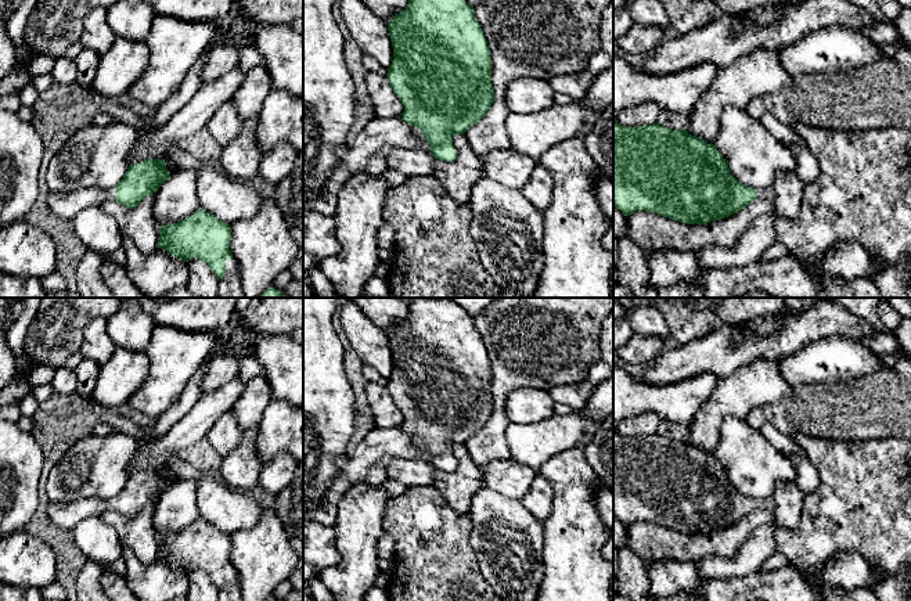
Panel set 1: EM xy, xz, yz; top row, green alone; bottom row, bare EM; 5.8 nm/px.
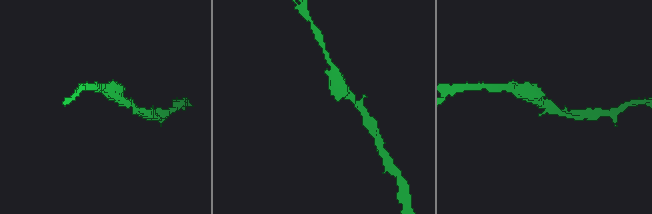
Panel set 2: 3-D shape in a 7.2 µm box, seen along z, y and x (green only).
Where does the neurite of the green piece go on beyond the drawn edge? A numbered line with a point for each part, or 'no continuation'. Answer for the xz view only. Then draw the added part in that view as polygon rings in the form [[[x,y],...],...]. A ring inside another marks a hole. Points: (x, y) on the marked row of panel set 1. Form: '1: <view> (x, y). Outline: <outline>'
1: xz (367, 153). Outline: [[[375,116],[350,143],[336,148],[339,166],[330,174],[321,195],[303,202],[303,215],[317,212],[332,215],[338,208],[338,197],[346,183],[356,174],[381,174],[386,168],[386,155],[396,148],[431,150],[431,144],[420,138],[411,125],[402,119]]]

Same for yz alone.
1: yz (767, 194). Outline: [[[773,186],[767,187],[767,188],[759,188],[756,191],[756,195],[757,195],[759,199],[774,202],[774,199],[775,199],[775,190],[774,190]]]

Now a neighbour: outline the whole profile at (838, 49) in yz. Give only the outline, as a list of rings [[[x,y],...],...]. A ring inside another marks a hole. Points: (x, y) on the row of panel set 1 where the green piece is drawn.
[[[835,25],[813,32],[781,47],[779,62],[792,78],[825,72],[846,72],[881,61],[881,44],[860,29]]]

